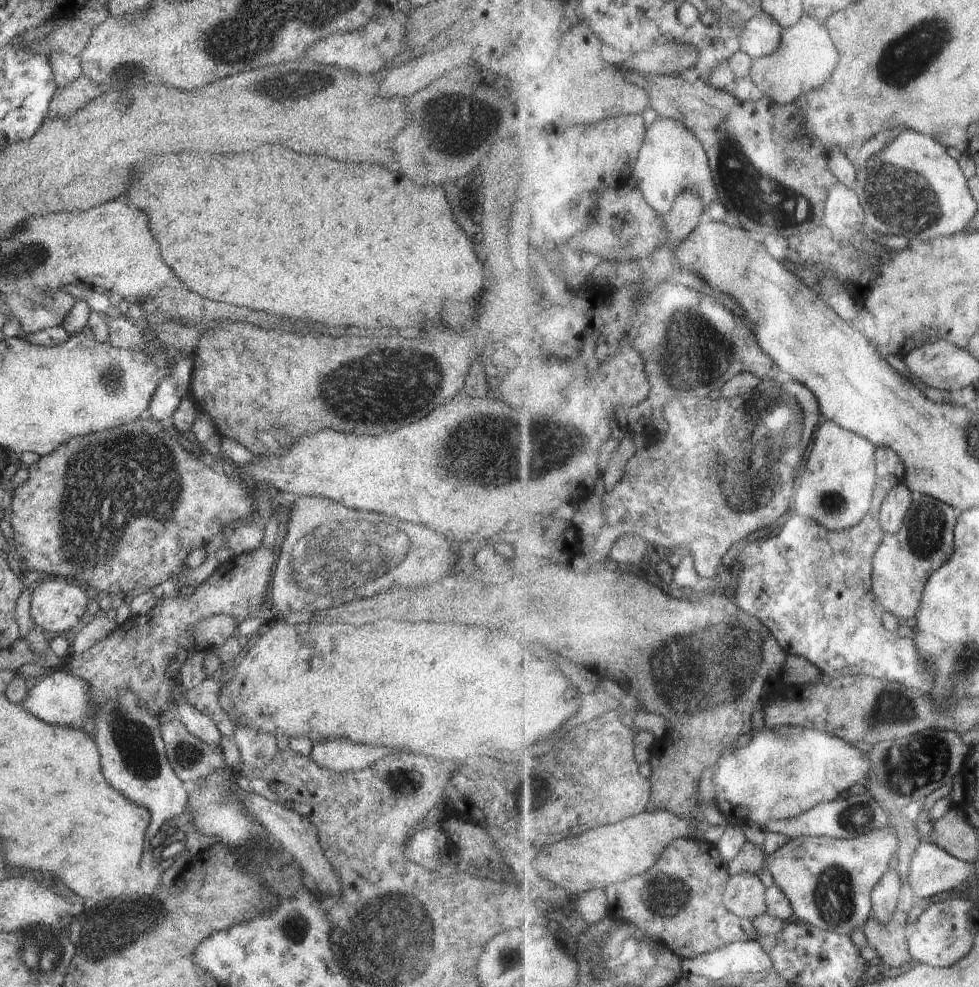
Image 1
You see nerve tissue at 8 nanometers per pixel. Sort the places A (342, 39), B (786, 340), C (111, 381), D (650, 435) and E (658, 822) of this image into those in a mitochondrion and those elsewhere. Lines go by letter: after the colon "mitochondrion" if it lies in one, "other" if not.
A: other
B: other
C: mitochondrion
D: other
E: other

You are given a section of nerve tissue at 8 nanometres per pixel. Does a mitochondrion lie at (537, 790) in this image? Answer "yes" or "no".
yes

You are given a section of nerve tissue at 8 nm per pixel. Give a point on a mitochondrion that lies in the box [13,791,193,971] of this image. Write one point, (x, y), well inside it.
(141, 917)

